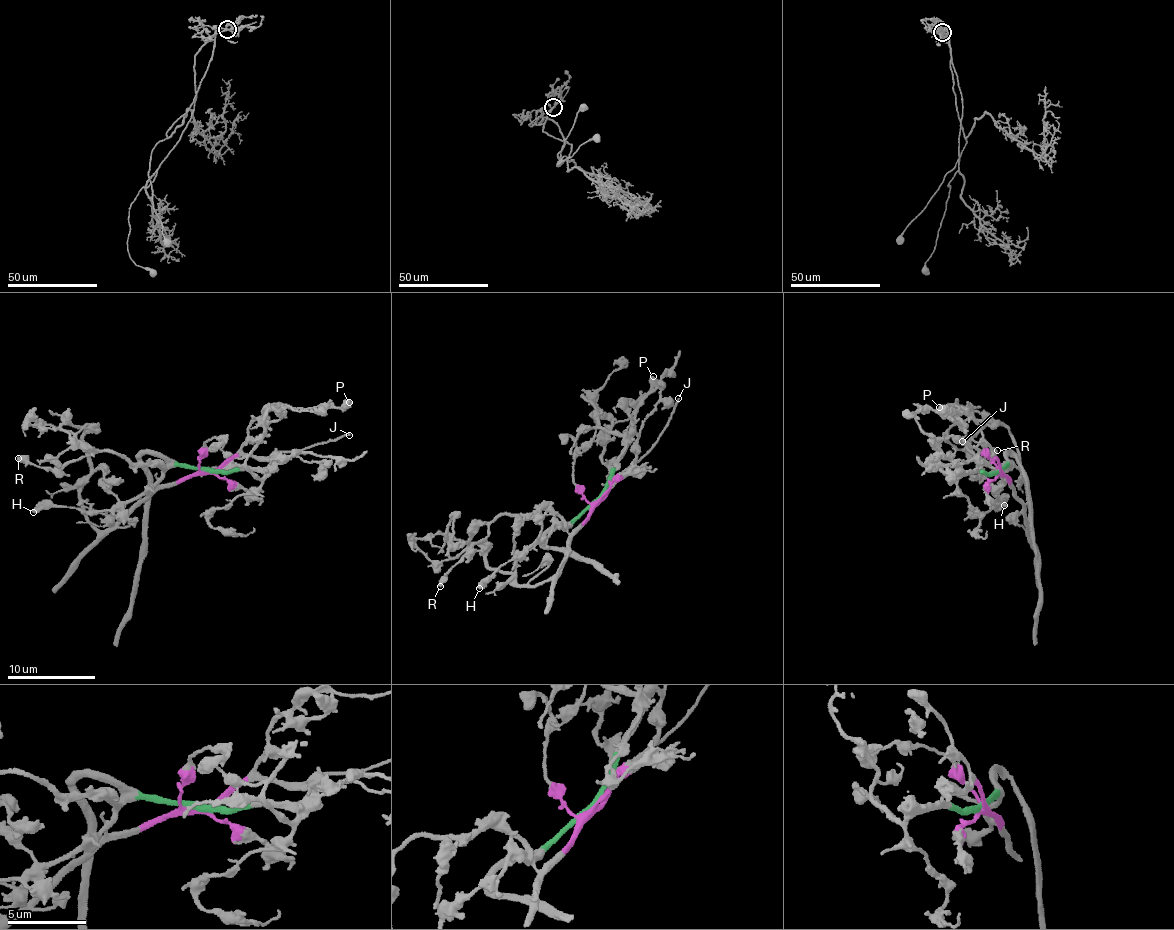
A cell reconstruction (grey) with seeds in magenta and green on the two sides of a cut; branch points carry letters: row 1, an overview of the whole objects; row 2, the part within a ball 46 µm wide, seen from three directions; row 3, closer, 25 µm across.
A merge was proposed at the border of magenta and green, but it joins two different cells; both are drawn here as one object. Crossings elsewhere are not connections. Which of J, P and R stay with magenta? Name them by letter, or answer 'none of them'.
J, P

